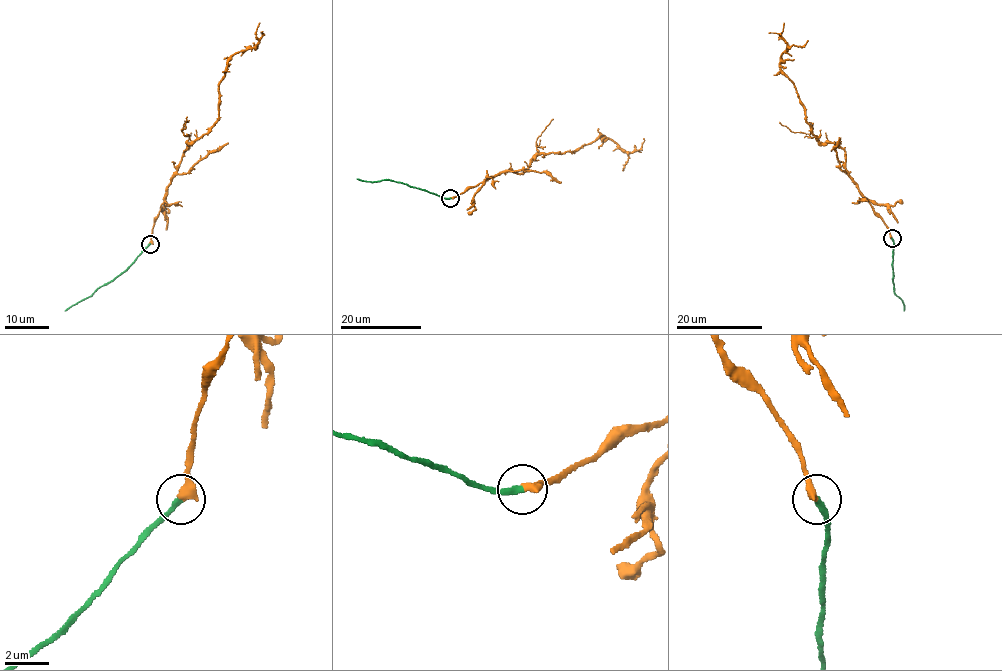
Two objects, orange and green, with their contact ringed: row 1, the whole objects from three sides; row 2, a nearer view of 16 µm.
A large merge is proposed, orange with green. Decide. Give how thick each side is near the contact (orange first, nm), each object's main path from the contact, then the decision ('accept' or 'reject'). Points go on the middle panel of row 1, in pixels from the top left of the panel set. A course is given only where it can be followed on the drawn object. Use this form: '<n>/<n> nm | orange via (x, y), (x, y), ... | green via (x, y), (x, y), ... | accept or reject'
440/240 nm | orange via (450, 198), (500, 173), (525, 171), (536, 155), (573, 152), (601, 136), (623, 149), (641, 152) | green via (450, 198), (395, 181), (367, 182), (357, 179) | accept

